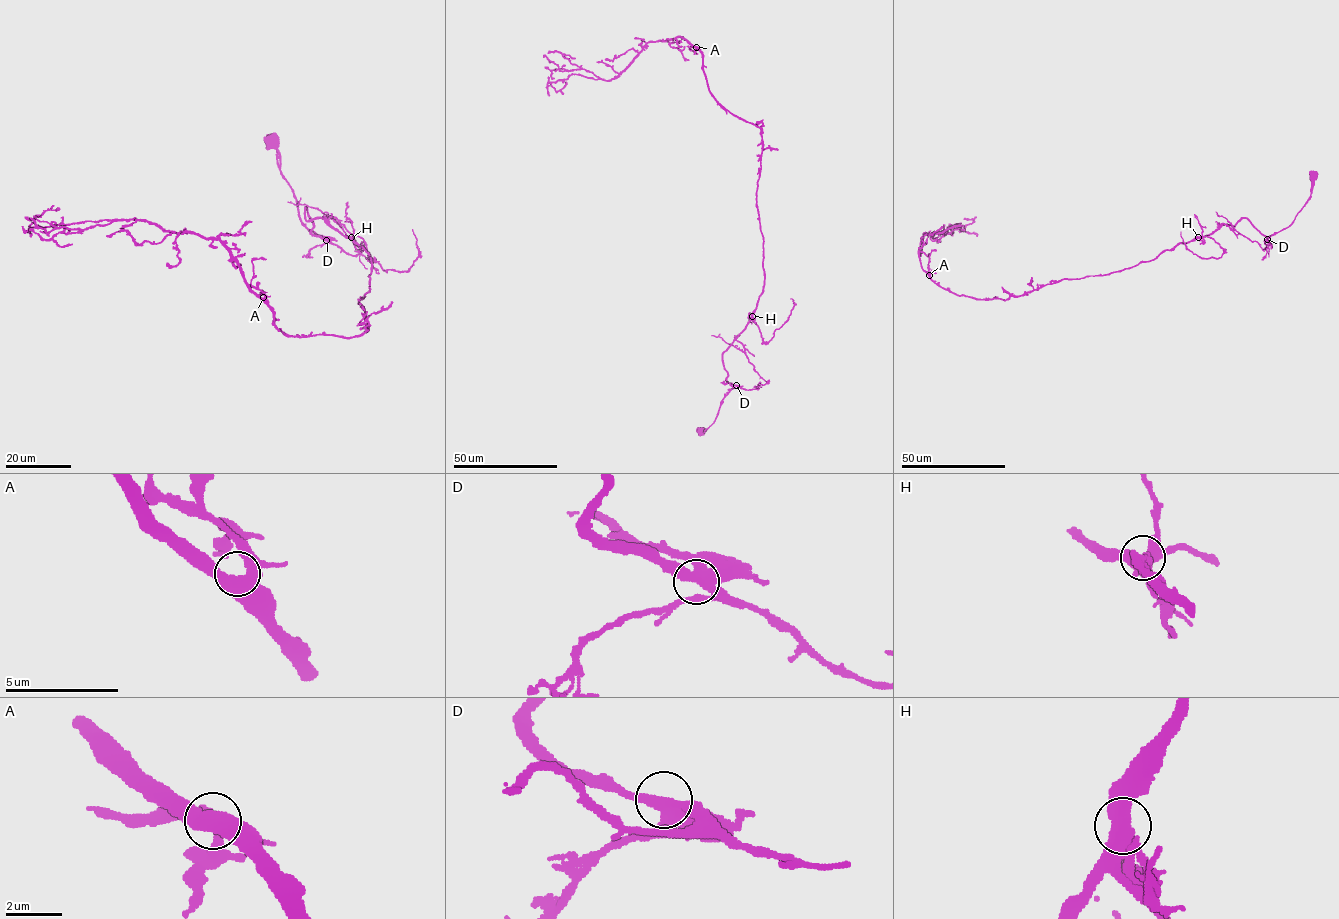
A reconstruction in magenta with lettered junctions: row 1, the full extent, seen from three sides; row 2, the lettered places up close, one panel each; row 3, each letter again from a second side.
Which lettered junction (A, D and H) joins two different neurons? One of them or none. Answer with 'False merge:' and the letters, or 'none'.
False merge: none

